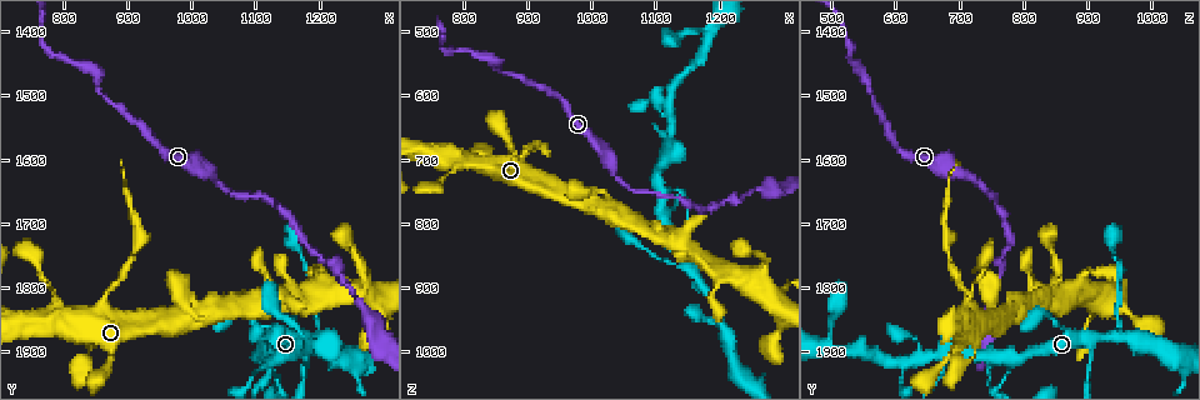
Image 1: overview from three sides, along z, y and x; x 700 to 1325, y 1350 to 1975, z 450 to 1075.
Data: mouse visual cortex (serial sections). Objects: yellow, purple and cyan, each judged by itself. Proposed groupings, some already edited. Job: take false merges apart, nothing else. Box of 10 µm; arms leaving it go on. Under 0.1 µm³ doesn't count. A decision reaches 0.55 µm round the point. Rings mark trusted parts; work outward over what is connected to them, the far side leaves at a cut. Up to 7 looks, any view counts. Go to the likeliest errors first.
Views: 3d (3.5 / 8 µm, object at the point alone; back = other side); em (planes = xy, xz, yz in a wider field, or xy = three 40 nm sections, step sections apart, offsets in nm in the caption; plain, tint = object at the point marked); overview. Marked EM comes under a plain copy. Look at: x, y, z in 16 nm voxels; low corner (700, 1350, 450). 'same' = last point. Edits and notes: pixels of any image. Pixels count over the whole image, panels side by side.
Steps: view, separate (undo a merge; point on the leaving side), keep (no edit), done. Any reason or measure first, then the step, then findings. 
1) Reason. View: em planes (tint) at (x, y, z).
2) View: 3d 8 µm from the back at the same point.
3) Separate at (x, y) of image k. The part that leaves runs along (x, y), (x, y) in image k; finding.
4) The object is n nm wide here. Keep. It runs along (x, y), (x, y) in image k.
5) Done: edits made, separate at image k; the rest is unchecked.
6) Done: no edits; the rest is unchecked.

Three arms meet. View: 3d 3.5 µm from the back at (1110, 1910, 785).

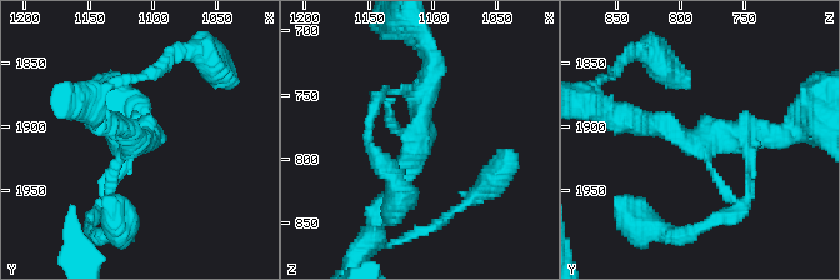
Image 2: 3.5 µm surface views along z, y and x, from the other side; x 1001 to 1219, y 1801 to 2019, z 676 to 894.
3 arms meet here; the arms are 150, 250, 300 nm wide. View: em planes (tint) at (1112, 1912, 788).

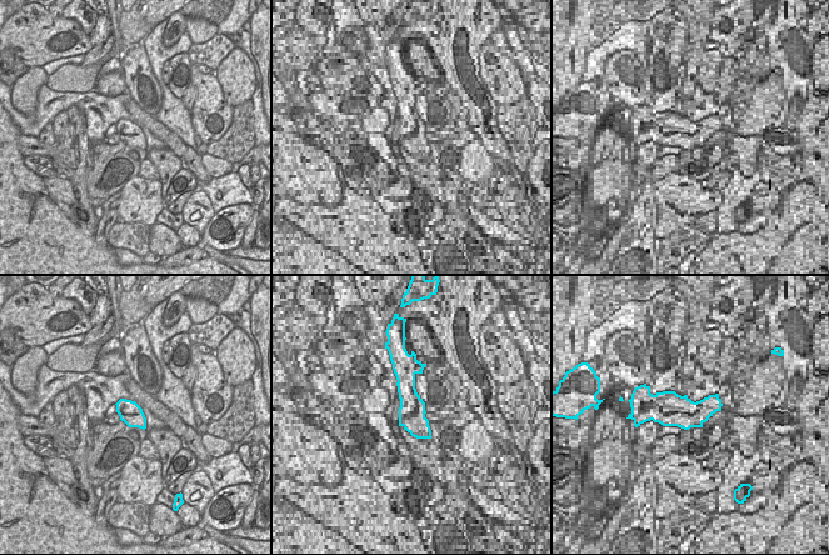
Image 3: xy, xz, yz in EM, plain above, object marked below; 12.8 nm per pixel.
Keep. It runs along (381, 205), (420, 148), (431, 61) in image 2; continuous, no second cell.

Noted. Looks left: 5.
Thin neck. View: 3d 3.5 µm at (1125, 1915, 620).

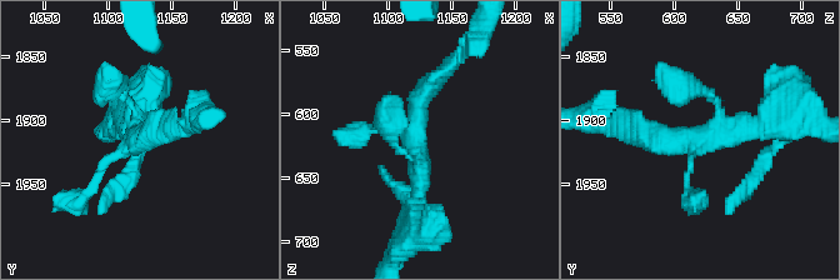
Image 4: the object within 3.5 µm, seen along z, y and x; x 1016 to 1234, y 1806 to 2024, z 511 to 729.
Shape alone is not enough. View: em xy step 5 (tint) at (1122, 1912, 618).

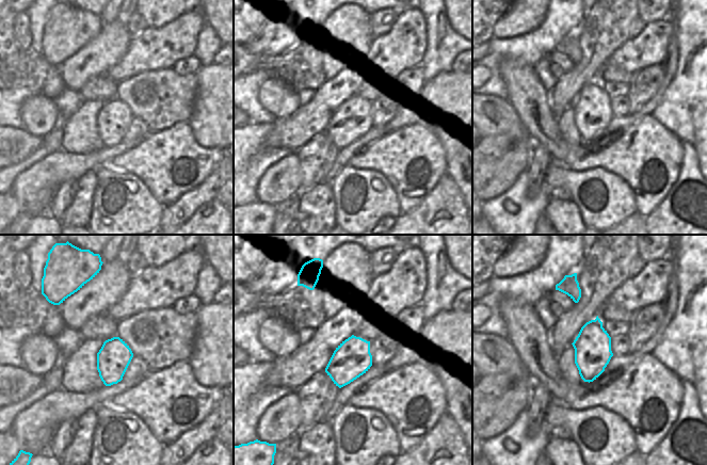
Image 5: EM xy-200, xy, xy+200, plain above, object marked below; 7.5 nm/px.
Keep. It runs along (415, 218), (415, 113), (445, 68) in image 4; all the same cell.

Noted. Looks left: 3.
View: 3d 3.5 µm from the back at (1200, 1880, 940).

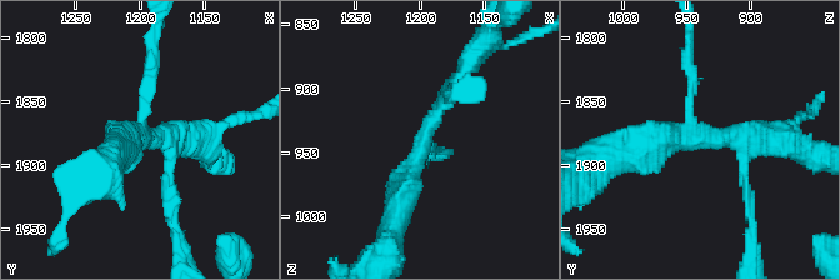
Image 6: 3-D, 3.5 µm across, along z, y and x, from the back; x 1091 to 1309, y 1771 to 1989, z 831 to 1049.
3 arms meet here; the arms are 150, 250, 400 nm wide. View: em xy step 5 (tint) at (1196, 1880, 946).

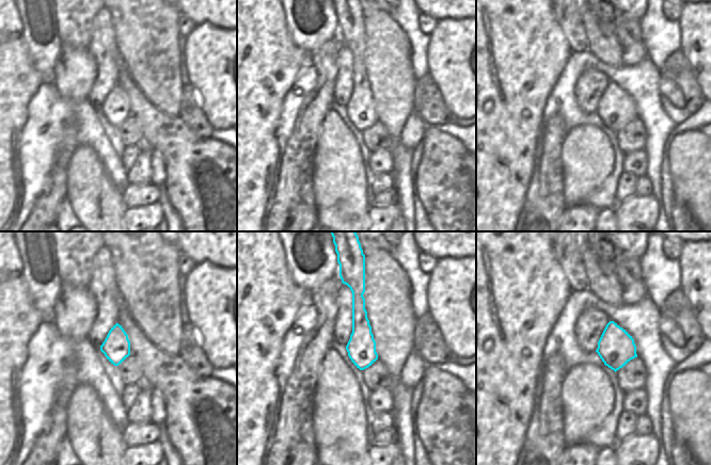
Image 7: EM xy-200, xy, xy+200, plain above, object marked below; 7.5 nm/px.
Keep. It runs along (463, 74), (424, 135), (398, 215) in image 6; one cell here.

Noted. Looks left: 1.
Done: no edits; the rest is unchecked.

